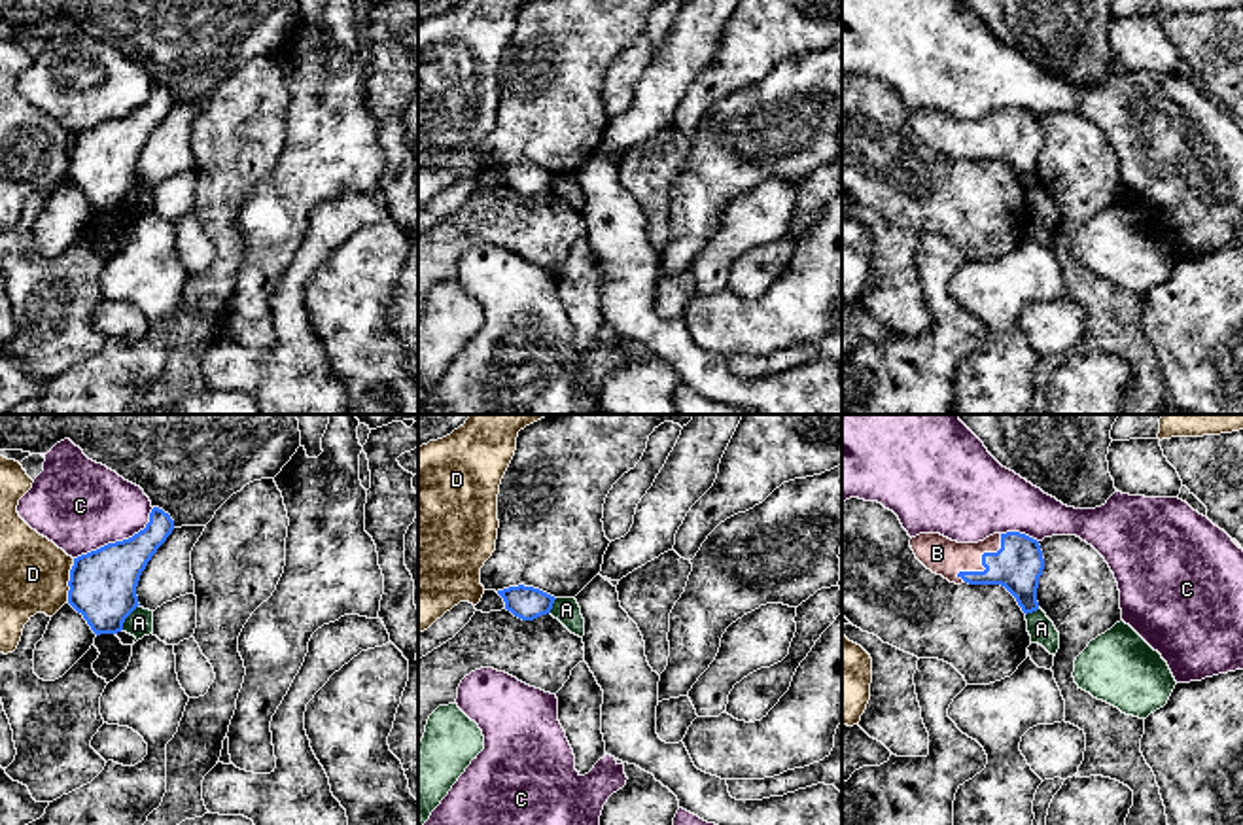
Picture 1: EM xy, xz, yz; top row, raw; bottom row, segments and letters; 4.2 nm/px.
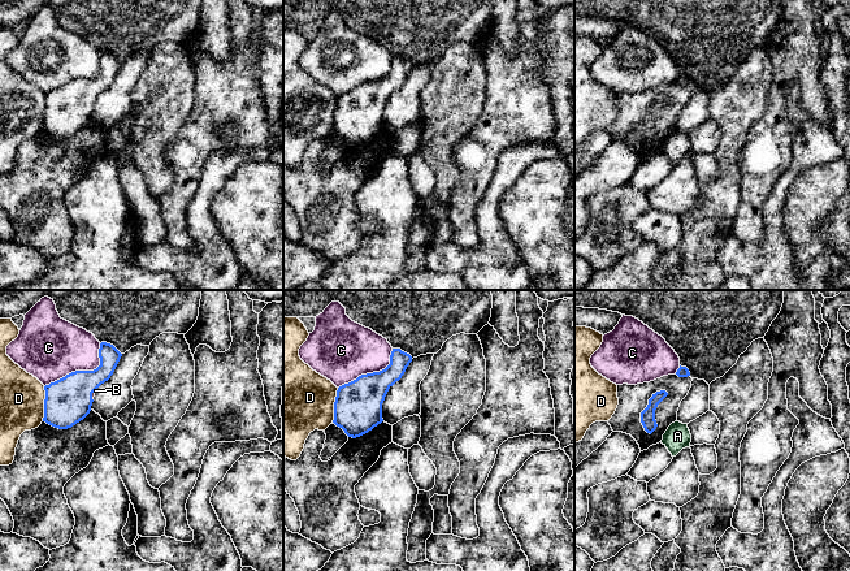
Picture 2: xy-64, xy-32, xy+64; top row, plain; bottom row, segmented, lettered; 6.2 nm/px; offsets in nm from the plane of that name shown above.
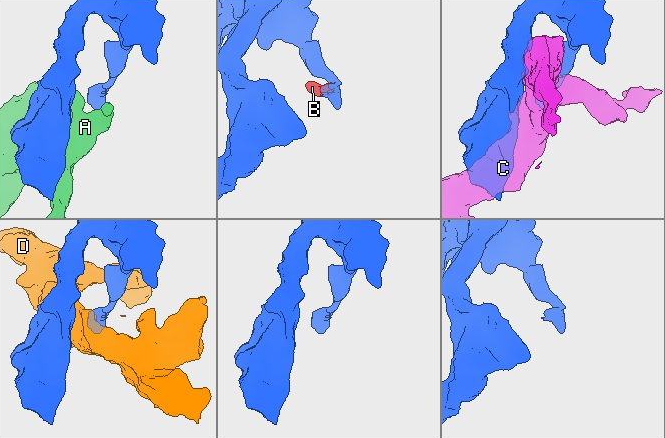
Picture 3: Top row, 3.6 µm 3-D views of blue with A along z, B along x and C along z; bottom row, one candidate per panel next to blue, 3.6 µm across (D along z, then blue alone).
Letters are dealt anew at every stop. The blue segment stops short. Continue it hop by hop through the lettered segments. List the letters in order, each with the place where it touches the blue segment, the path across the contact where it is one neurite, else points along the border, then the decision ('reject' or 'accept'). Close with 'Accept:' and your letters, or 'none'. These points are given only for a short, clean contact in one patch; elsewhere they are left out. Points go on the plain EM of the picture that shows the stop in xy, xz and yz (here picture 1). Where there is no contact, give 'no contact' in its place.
A: contact xy (127, 192); border xy (139, 180), (122, 205); reject
B: contact yz (982, 137); way yz (1018, 140), (1015, 137), (982, 137), (952, 137), (937, 129); accept
C: contact xy (118, 118); reject
D: contact xy (69, 161); border xy (72, 142), (67, 178); reject
Accept: B

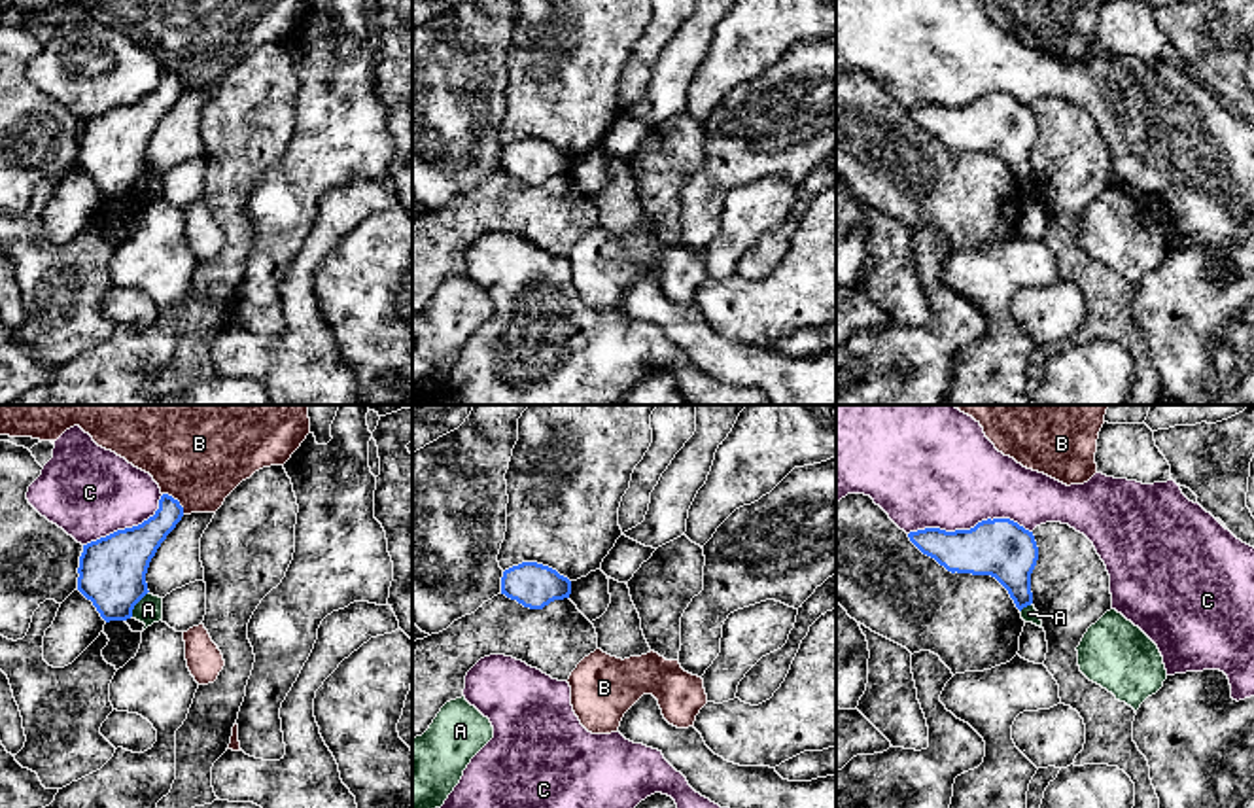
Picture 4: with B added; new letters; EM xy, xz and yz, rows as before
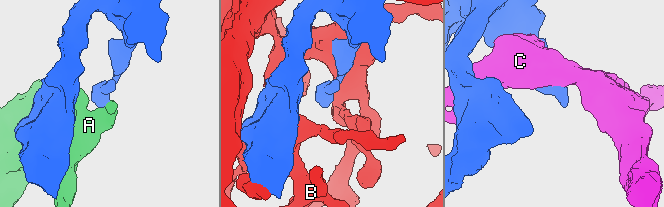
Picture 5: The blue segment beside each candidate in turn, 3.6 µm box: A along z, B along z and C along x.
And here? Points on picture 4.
A: contact xy (137, 178); border xy (148, 167), (131, 192); reject
B: contact xy (176, 76); reject
C: contact yz (971, 105); reject
Accept: none

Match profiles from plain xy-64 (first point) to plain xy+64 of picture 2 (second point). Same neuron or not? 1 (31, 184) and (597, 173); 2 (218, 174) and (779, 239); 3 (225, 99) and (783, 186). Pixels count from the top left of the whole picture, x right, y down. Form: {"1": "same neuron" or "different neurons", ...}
{"1": "different neurons", "2": "same neuron", "3": "different neurons"}

